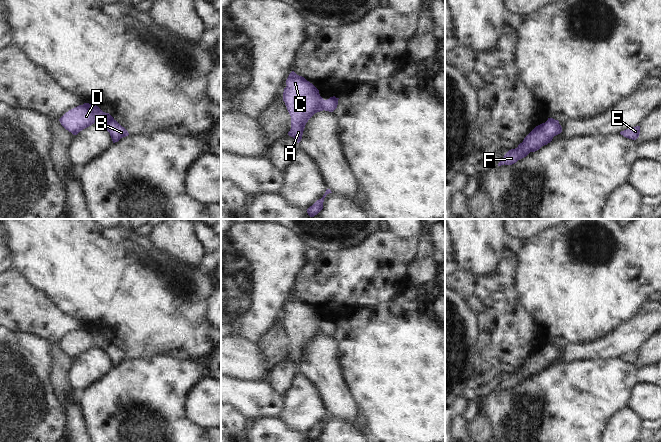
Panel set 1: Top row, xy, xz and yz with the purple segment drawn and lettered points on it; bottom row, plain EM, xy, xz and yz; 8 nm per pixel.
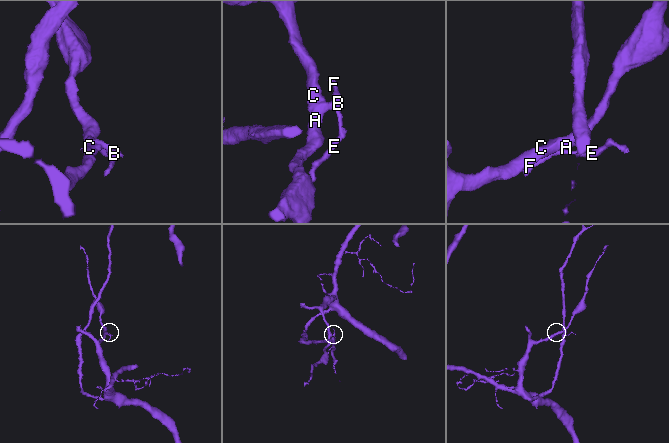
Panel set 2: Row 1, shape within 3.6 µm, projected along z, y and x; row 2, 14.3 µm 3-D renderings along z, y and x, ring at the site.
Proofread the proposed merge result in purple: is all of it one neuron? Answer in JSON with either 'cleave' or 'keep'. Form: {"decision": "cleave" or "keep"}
{"decision": "cleave"}

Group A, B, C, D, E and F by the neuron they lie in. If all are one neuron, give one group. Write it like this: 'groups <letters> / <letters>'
groups A C D / B E F

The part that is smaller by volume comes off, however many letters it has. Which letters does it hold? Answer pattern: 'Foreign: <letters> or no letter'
Foreign: B, E, F

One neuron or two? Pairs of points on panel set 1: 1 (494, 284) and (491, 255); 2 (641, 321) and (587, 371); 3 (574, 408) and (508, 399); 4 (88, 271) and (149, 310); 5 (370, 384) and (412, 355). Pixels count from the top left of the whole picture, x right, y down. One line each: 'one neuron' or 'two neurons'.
1: two neurons
2: two neurons
3: one neuron
4: one neuron
5: one neuron

